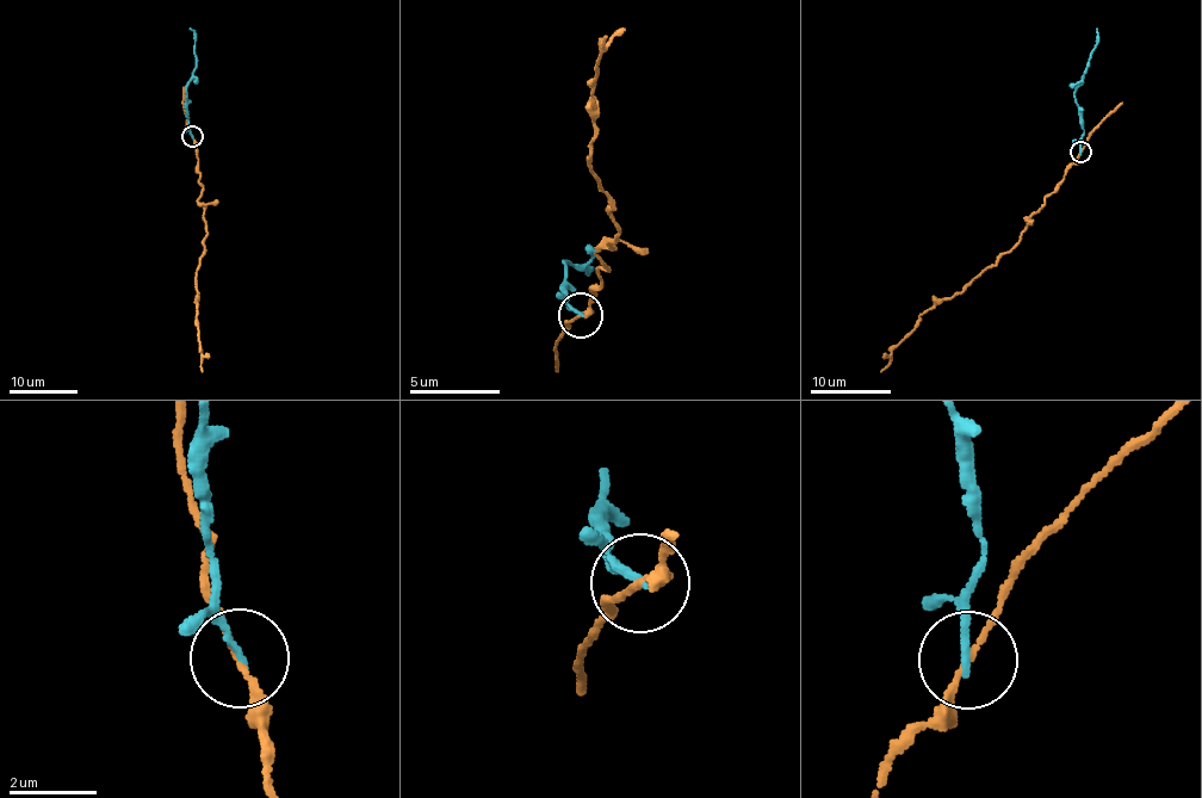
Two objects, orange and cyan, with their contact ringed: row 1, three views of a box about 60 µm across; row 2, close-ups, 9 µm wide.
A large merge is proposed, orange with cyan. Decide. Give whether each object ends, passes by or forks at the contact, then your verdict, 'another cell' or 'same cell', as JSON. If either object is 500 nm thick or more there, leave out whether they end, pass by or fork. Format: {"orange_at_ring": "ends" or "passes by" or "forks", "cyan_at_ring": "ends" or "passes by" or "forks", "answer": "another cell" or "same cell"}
{"orange_at_ring": "passes by", "cyan_at_ring": "ends", "answer": "another cell"}

